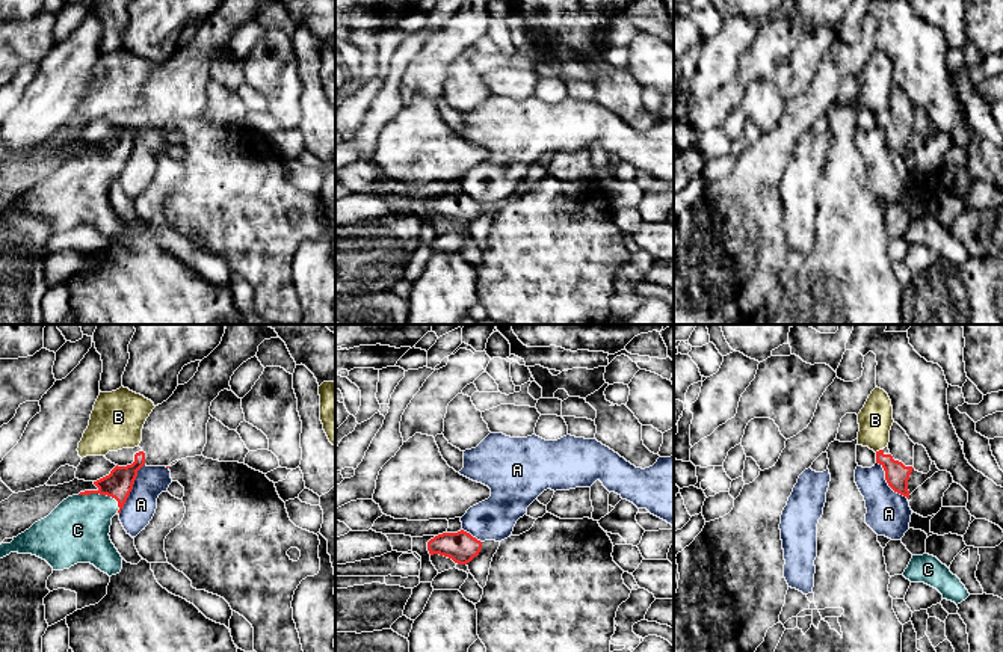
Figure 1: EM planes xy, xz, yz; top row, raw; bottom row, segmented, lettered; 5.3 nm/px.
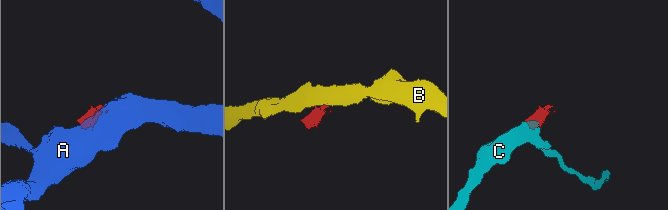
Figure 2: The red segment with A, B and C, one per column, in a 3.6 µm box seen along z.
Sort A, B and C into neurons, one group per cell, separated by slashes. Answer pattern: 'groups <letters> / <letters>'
groups A / B / C

